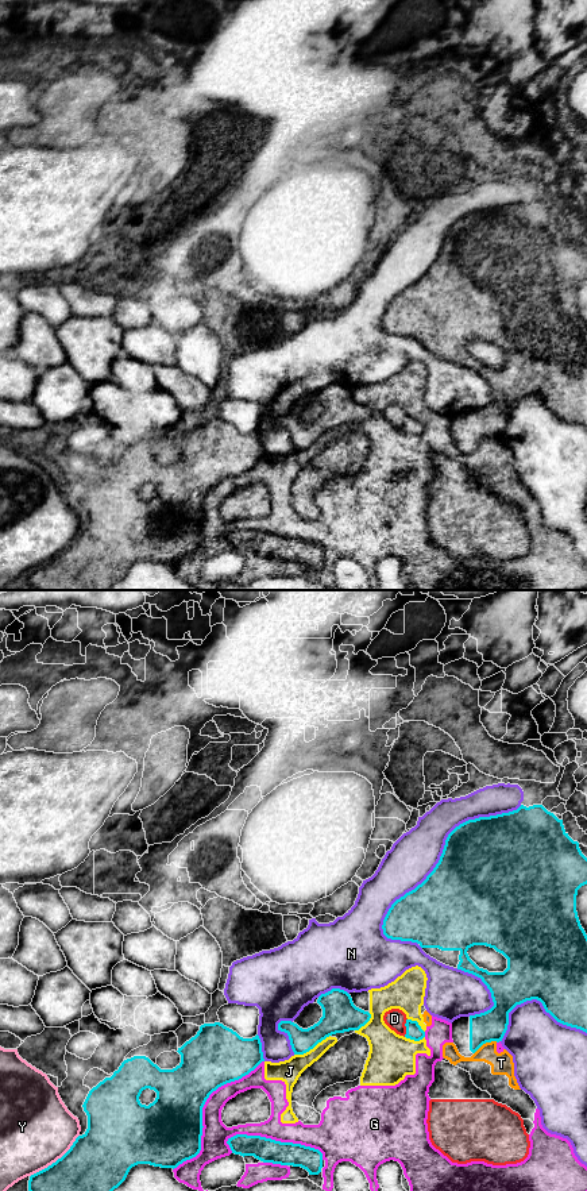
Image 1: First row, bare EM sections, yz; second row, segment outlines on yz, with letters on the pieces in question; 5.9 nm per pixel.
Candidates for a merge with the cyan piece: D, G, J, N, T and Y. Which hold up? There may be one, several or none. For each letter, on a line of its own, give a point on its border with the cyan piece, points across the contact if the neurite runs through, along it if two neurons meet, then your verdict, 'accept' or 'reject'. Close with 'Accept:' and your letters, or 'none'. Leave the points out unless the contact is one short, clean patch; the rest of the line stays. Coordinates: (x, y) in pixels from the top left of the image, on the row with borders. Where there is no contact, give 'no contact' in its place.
D: contact yz (406, 1028); way yz (413, 1030), (406, 1028), (394, 1018); accept
G: contact yz (201, 1110); reject
J: contact yz (312, 1048); reject
N: contact yz (443, 851); reject
T: contact yz (485, 1043); border yz (497, 1041), (486, 1041), (474, 1053); reject
Y: contact yz (57, 1160); reject
Accept: D

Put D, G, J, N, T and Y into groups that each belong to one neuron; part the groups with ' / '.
D / G J T / N / Y

